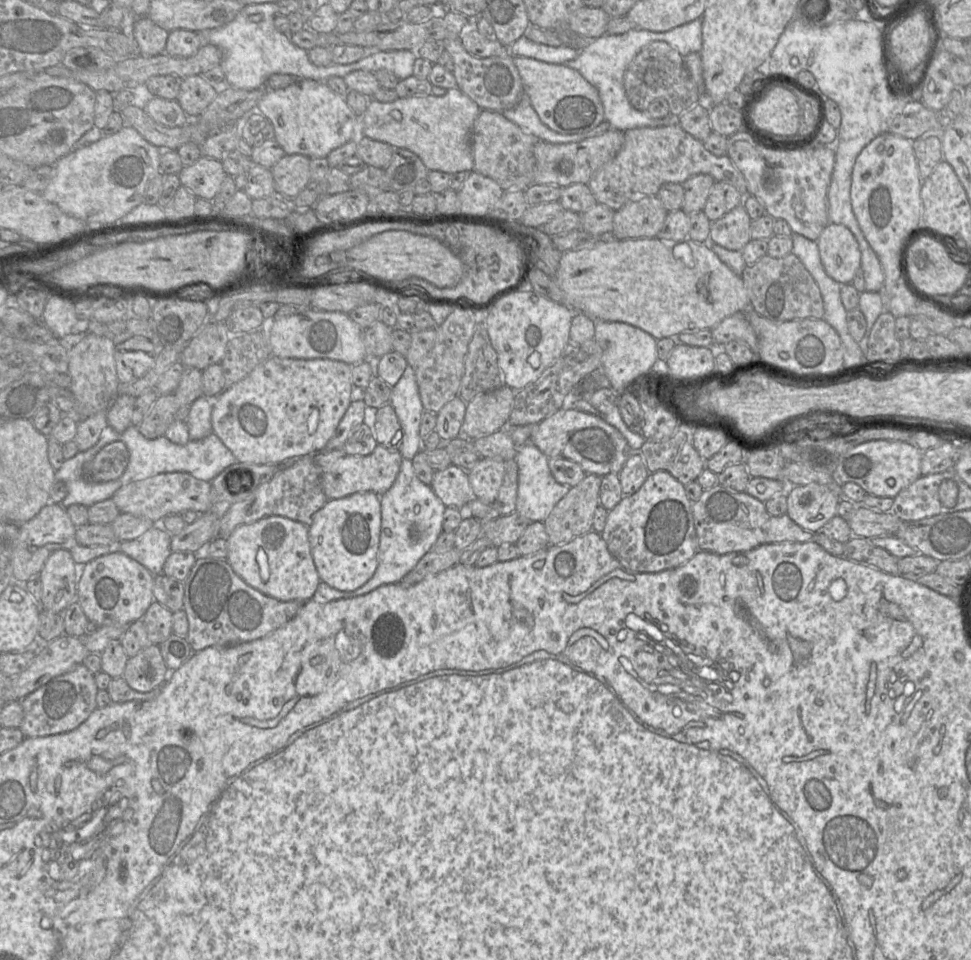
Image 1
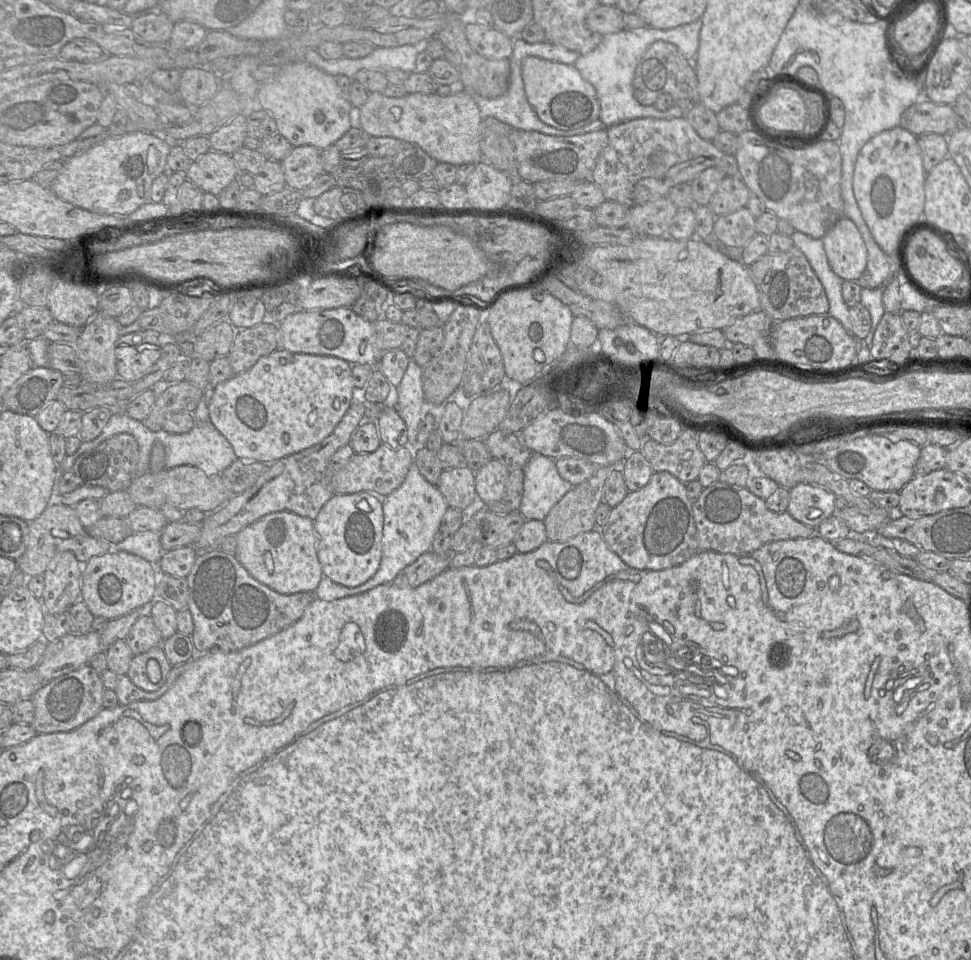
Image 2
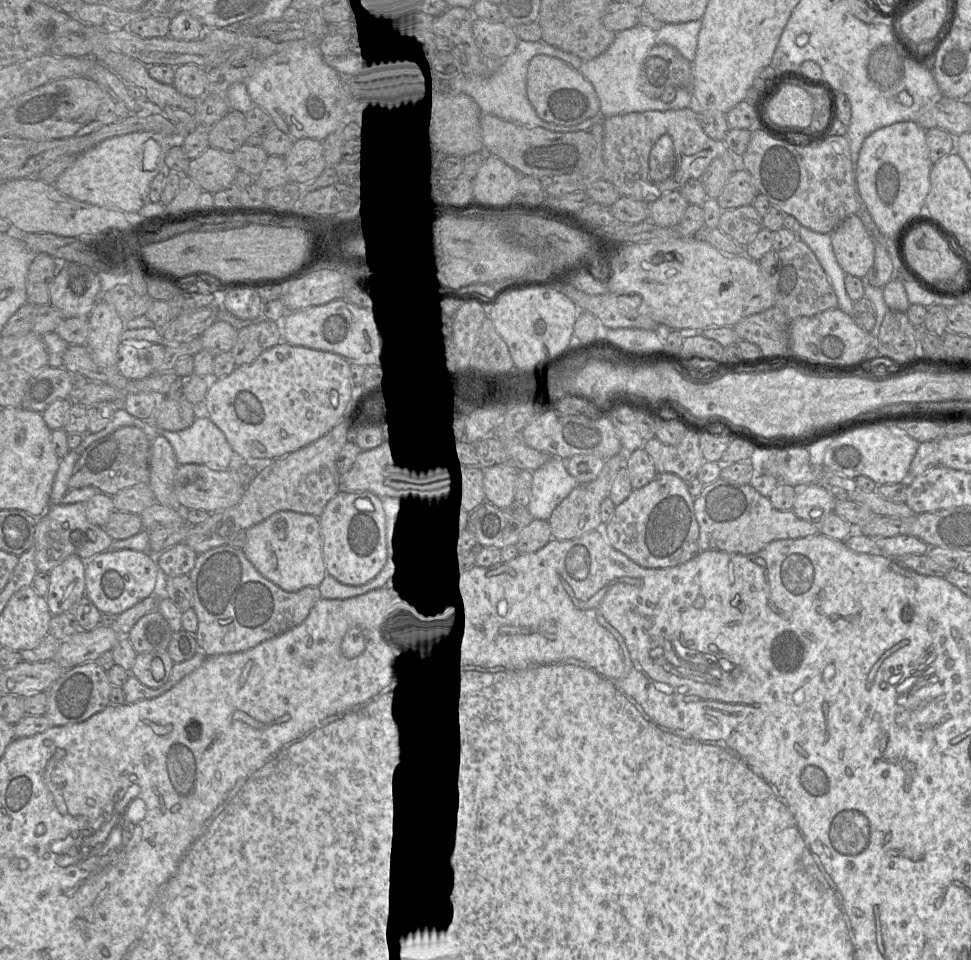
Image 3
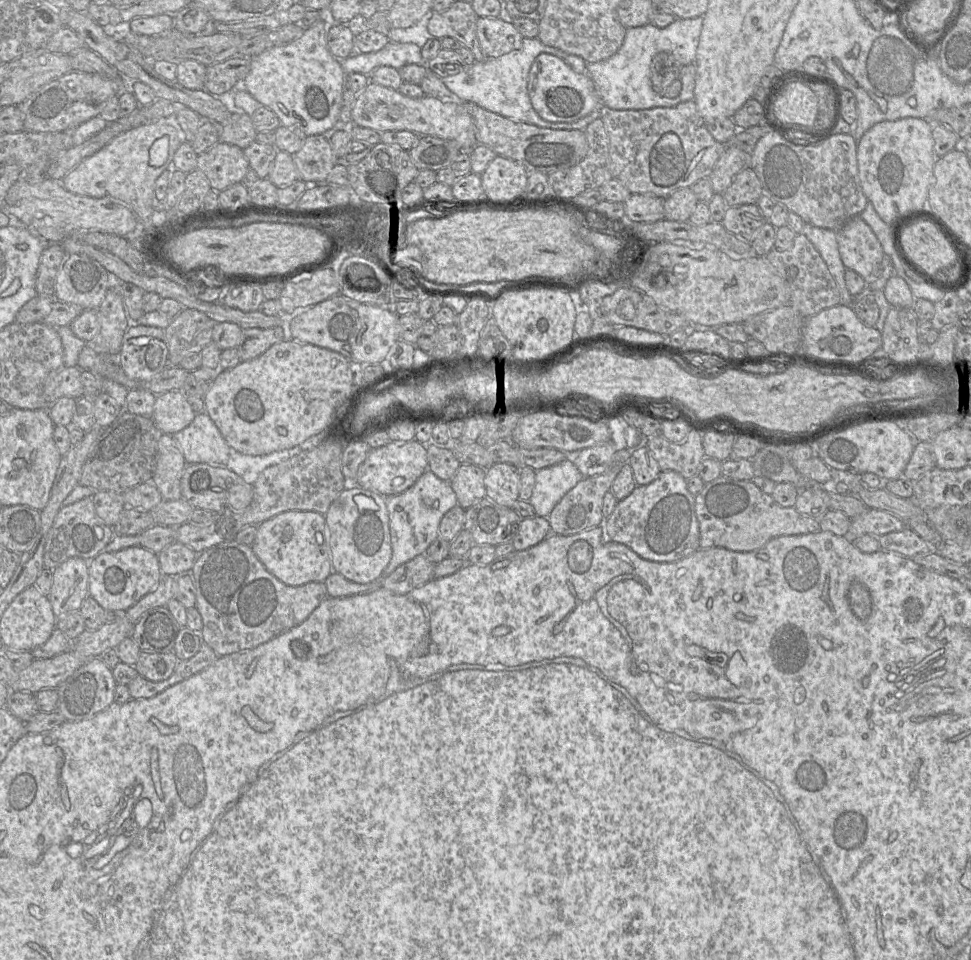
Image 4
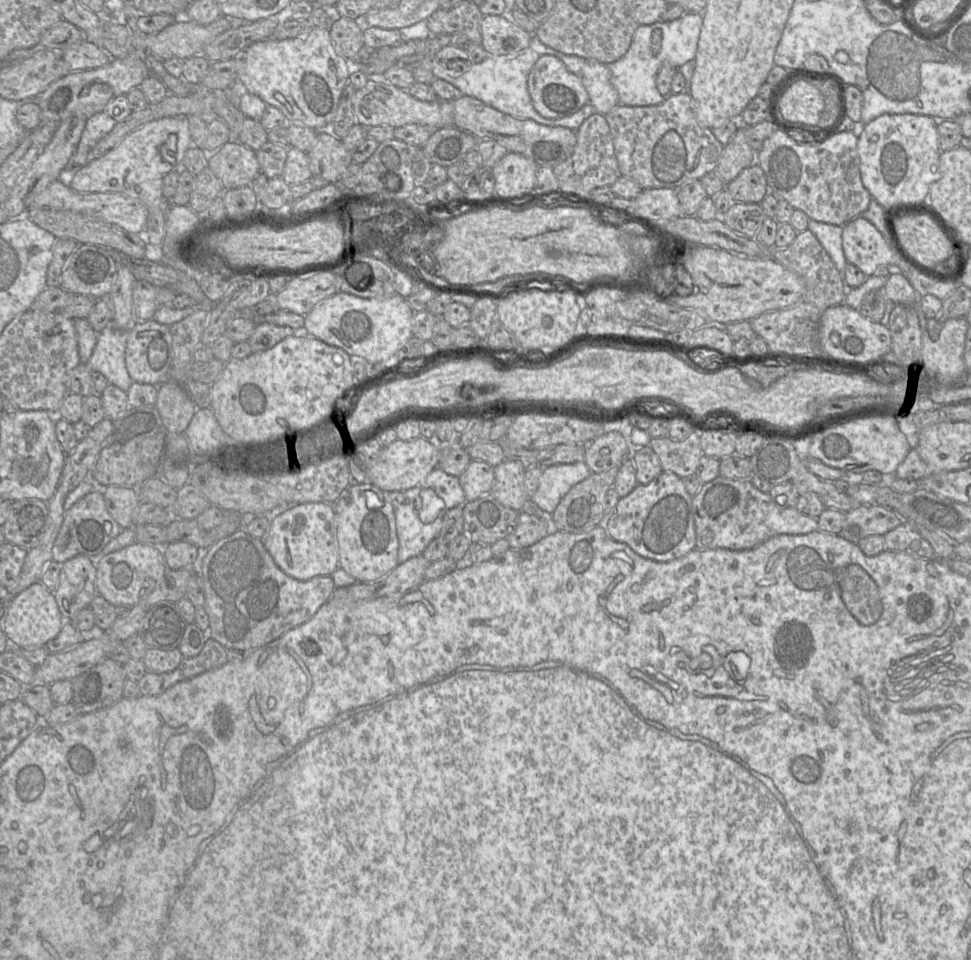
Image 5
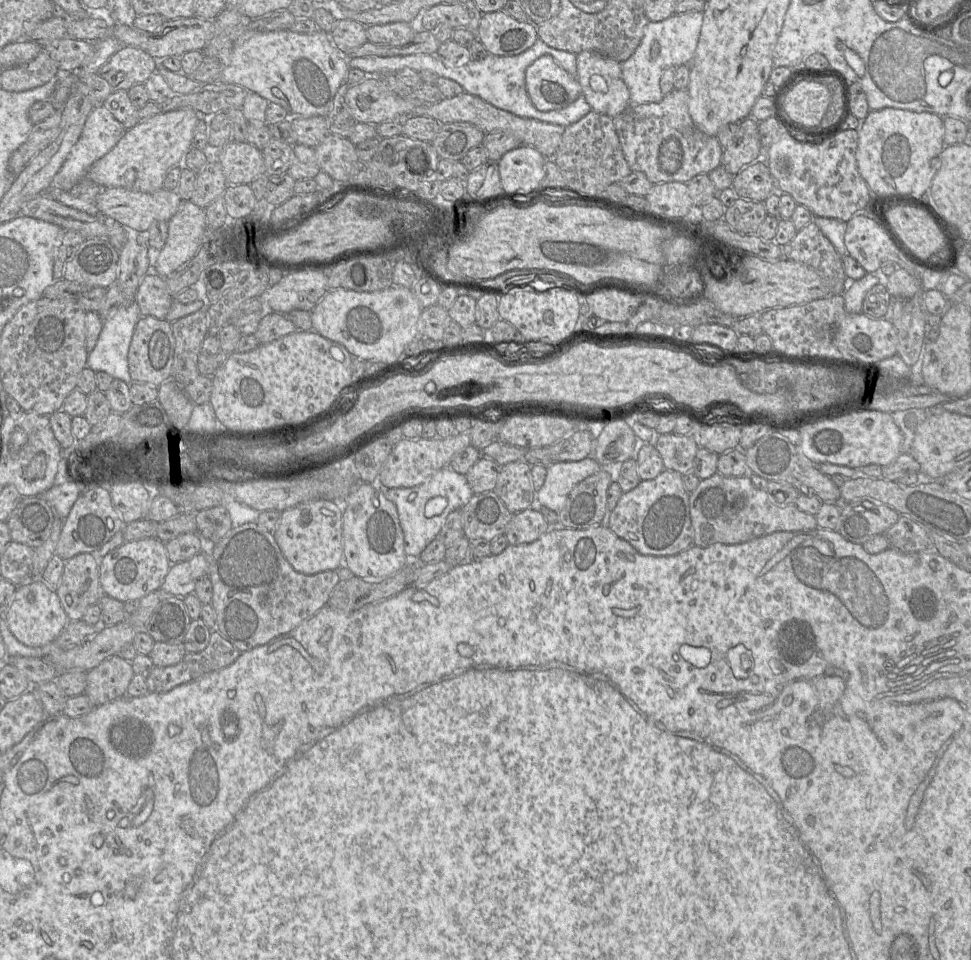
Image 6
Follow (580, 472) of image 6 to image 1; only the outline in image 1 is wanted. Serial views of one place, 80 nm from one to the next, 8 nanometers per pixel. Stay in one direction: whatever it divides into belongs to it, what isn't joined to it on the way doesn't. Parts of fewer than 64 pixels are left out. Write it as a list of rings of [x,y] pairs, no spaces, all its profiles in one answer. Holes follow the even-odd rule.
[[[530,442],[518,448],[515,461],[518,466],[516,512],[529,522],[544,522],[571,487],[555,480],[549,468],[549,458]]]

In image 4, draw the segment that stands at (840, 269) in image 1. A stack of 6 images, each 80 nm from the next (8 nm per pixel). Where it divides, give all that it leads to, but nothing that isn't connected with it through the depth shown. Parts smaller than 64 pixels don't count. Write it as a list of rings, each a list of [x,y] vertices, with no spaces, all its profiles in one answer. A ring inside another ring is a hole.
[[[860,216],[853,217],[837,230],[837,242],[845,268],[863,278],[870,276],[885,255],[873,230]]]

